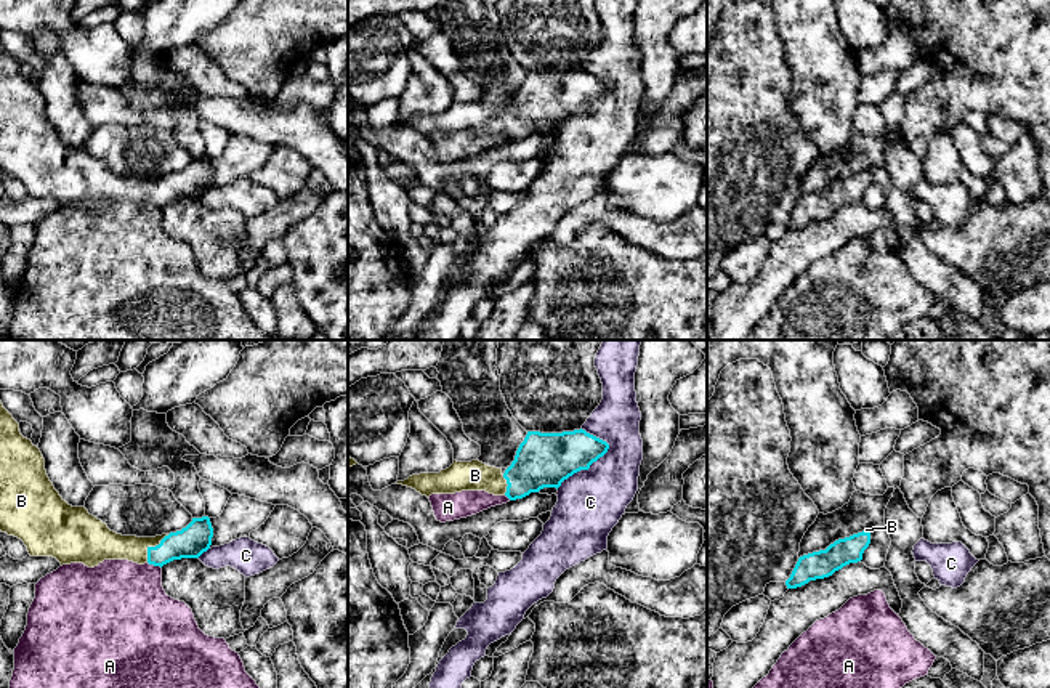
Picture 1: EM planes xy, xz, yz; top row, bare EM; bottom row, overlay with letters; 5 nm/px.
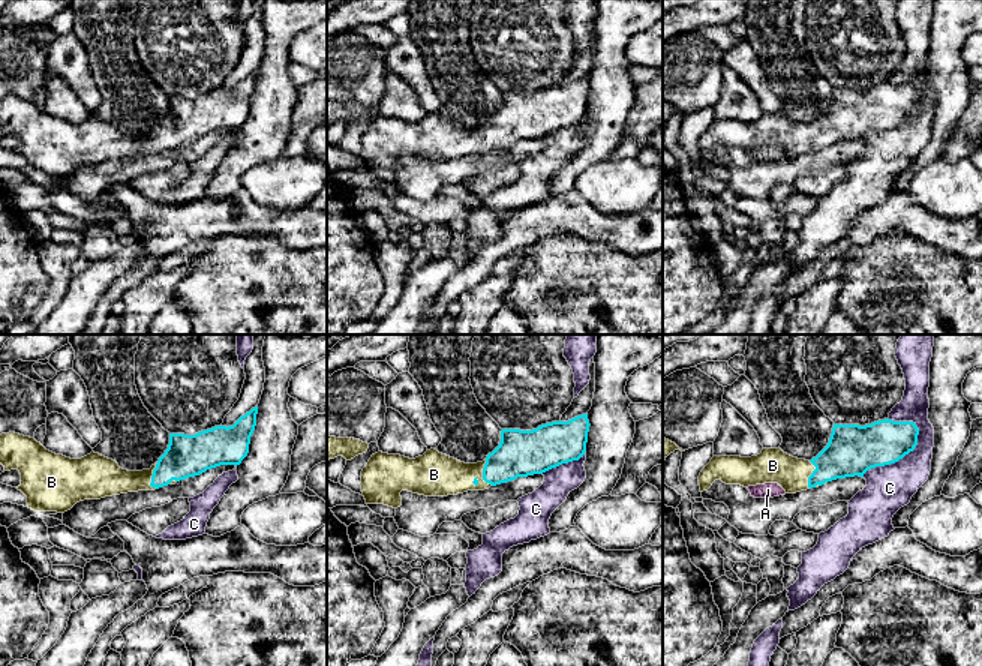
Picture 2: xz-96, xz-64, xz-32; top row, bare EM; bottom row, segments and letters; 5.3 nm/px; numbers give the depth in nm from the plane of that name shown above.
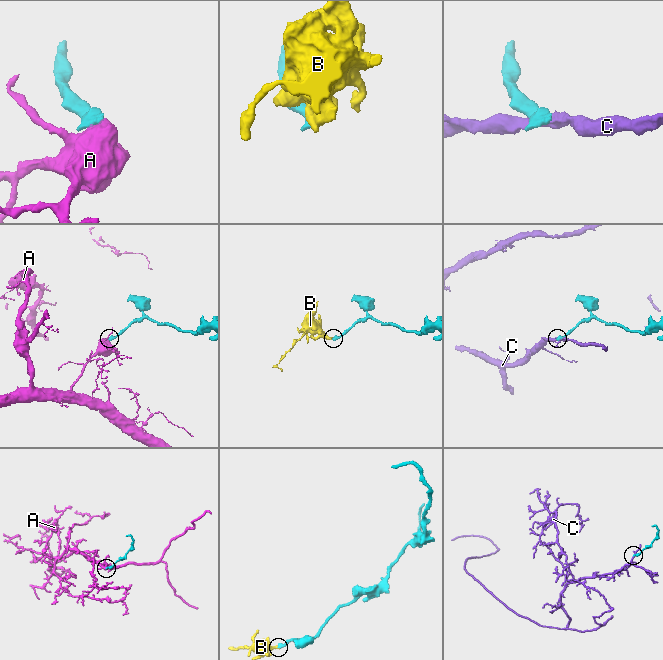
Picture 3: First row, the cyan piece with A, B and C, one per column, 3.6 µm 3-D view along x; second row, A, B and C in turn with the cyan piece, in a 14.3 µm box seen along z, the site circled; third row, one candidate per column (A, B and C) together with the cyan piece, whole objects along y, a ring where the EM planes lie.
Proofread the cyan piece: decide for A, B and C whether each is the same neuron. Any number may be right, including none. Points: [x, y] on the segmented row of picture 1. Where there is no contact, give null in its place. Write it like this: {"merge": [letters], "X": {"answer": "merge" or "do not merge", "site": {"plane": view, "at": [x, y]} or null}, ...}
{"merge": ["B"], "A": {"answer": "do not merge", "site": {"plane": "xy", "at": [154, 565]}}, "B": {"answer": "merge", "site": {"plane": "xy", "at": [151, 547]}}, "C": {"answer": "do not merge", "site": {"plane": "xz", "at": [584, 469]}}}

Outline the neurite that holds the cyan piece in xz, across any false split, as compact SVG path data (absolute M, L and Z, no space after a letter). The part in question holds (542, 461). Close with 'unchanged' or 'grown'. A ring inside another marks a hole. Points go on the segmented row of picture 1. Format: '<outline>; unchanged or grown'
M585 430L563 433L527 431L515 460L503 471L479 460L457 462L439 473L412 475L402 484L422 496L455 494L462 491L486 491L523 499L543 488L559 488L564 480L580 470L588 470L603 457L609 444Z; grown

